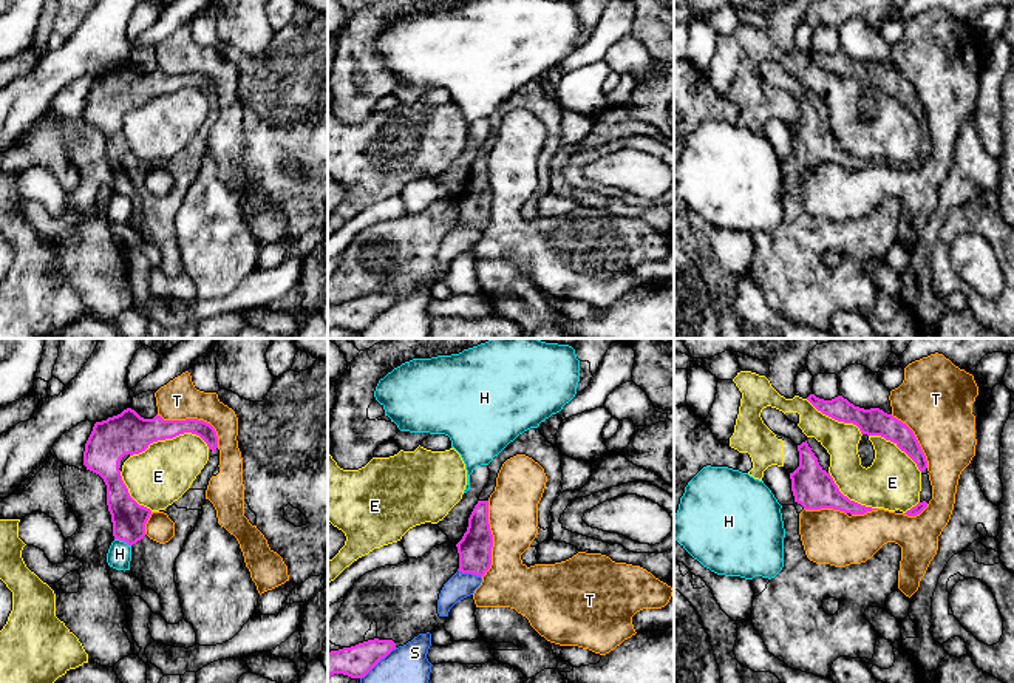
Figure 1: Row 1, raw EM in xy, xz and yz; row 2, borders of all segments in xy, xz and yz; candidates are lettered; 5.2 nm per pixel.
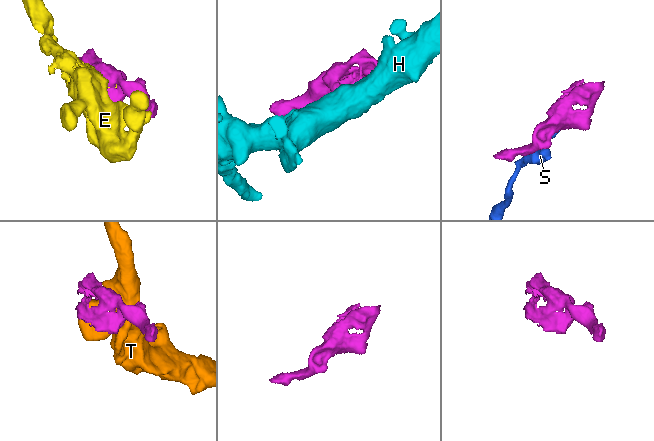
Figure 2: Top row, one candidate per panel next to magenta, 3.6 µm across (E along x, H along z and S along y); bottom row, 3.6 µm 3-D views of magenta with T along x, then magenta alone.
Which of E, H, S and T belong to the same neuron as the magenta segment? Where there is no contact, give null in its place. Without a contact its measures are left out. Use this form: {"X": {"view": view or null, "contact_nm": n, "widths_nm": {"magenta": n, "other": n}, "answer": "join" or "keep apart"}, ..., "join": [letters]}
{"E": {"view": "xy", "contact_nm": 420, "widths_nm": {"magenta": 220, "other": 300}, "answer": "keep apart"}, "H": {"view": "xy", "contact_nm": 100, "widths_nm": {"magenta": 180, "other": 130}, "answer": "keep apart"}, "S": {"view": "xz", "contact_nm": 140, "widths_nm": {"magenta": 180, "other": 140}, "answer": "keep apart"}, "T": {"view": "xy", "contact_nm": 360, "widths_nm": {"magenta": 130, "other": 200}, "answer": "keep apart"}, "join": []}

